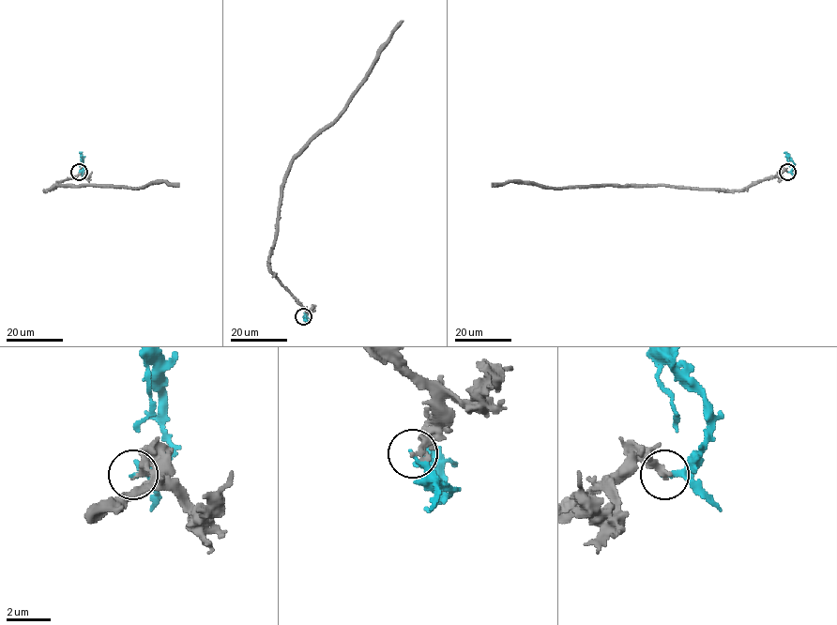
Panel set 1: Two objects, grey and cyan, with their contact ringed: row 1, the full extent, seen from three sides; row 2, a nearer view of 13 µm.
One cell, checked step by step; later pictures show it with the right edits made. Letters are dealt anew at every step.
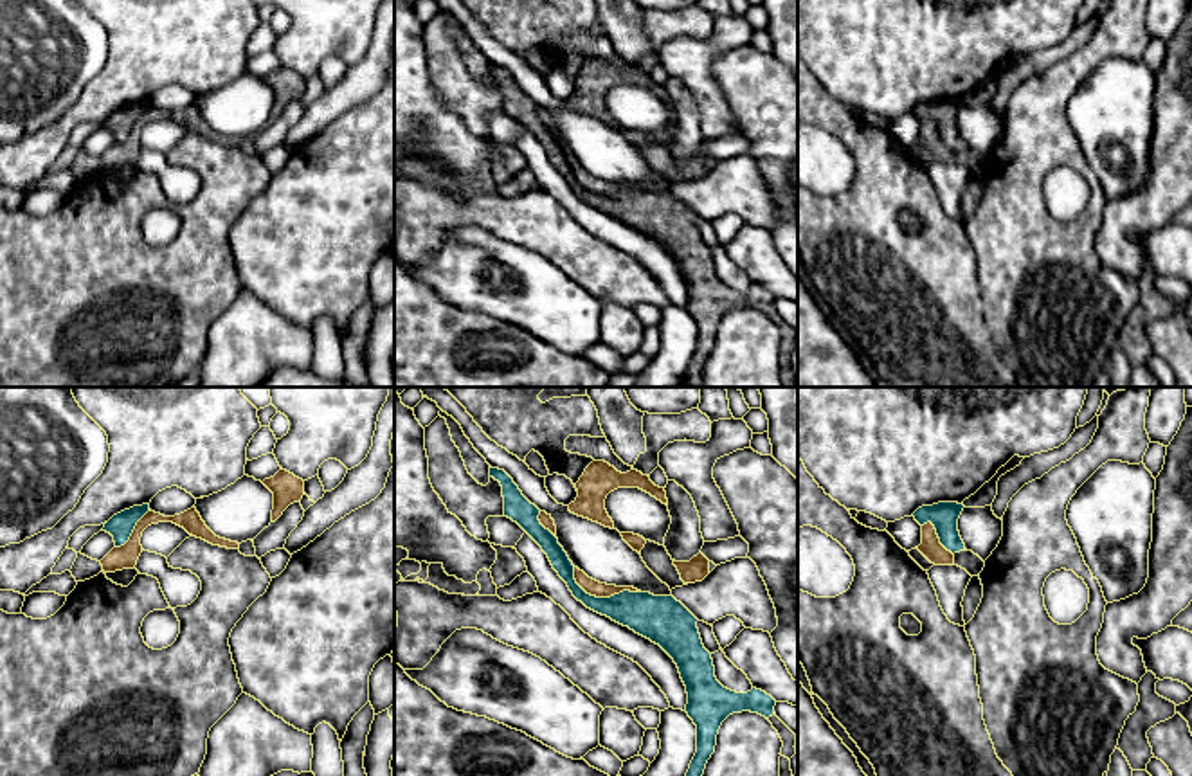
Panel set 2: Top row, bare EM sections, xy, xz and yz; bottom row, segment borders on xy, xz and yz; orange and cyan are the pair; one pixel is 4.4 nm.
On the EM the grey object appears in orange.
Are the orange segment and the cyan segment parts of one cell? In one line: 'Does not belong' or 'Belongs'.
Does not belong

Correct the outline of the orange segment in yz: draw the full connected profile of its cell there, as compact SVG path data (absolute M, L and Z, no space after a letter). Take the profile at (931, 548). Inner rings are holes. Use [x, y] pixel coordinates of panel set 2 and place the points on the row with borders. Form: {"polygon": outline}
{"polygon": "M931 522L922 526L922 544L915 549L918 549L935 565L954 565L954 555L940 544Z"}

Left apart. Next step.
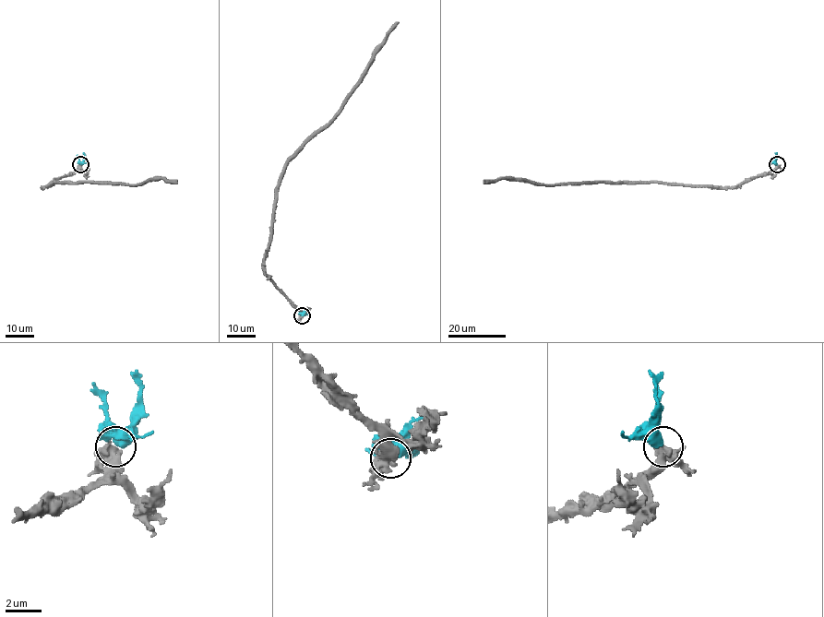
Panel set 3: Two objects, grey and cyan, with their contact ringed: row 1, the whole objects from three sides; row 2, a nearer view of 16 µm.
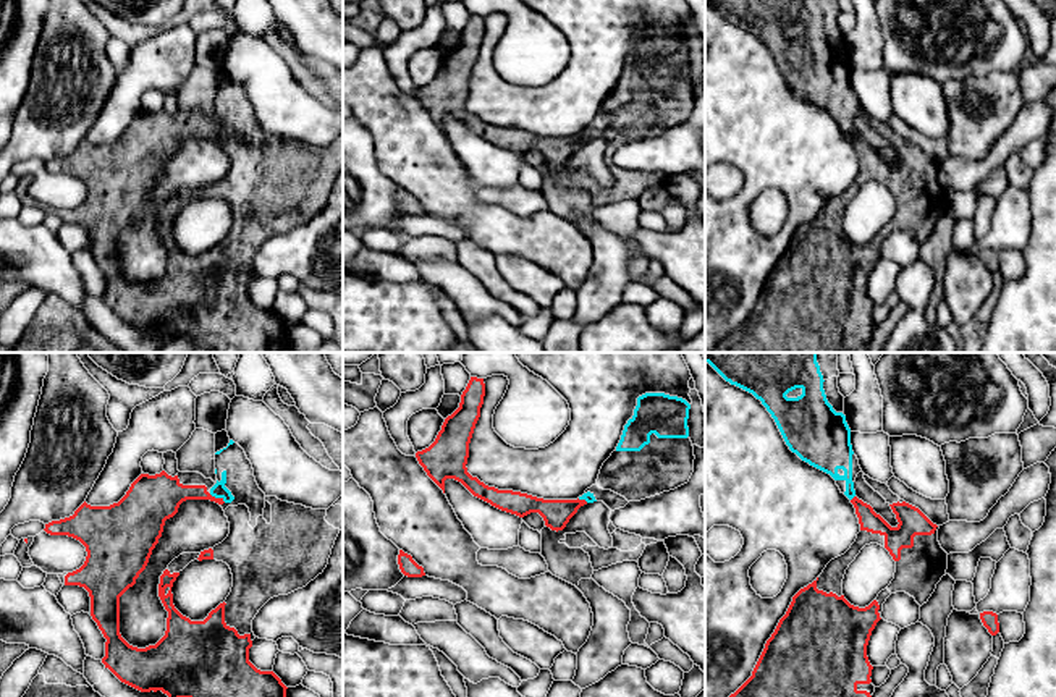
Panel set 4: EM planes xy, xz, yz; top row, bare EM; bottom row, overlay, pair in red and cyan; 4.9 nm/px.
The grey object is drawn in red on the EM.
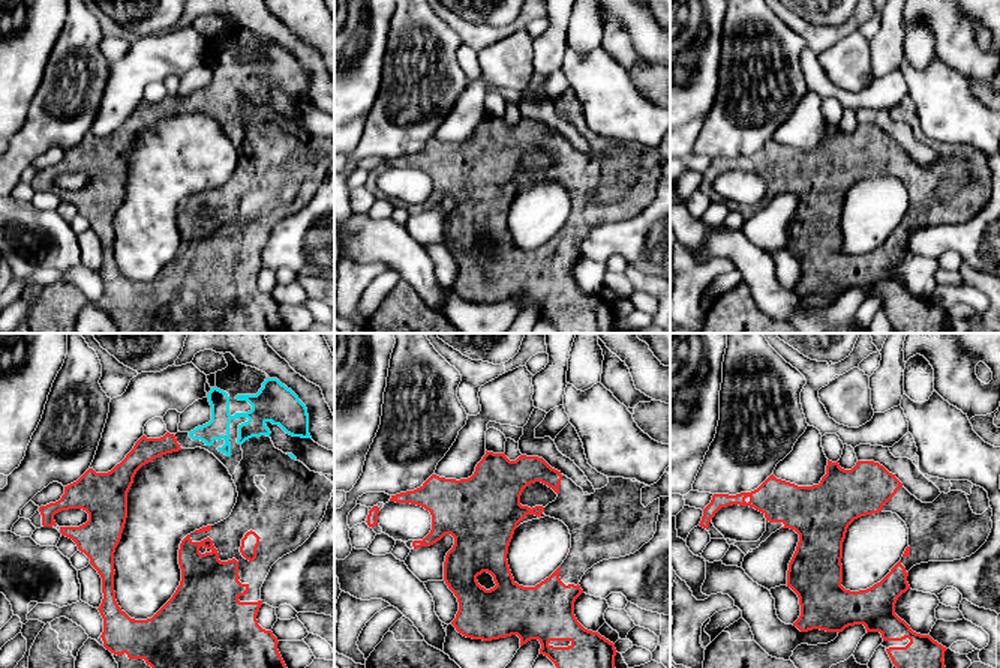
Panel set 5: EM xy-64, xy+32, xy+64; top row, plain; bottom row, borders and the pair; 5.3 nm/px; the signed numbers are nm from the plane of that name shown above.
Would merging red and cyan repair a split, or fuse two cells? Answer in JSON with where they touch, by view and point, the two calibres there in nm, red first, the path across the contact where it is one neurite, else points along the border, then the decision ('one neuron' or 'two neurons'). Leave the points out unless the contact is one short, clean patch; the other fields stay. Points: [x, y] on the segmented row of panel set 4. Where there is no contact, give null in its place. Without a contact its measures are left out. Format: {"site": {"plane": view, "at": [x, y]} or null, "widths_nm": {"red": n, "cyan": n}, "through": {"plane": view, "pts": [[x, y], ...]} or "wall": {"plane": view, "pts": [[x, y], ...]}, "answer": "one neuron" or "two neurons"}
{"site": {"plane": "xy", "at": [217, 498]}, "widths_nm": {"red": 170, "cyan": 80}, "through": {"plane": "xy", "pts": [[167, 494], [202, 494], [217, 498], [219, 490]]}, "answer": "one neuron"}

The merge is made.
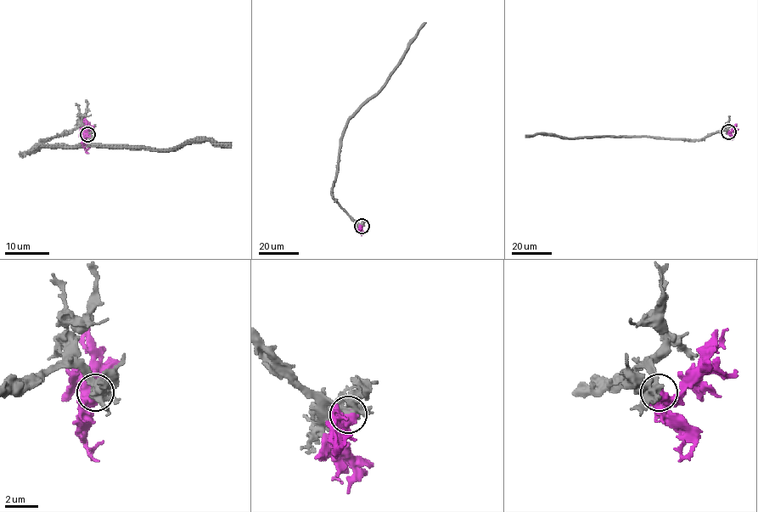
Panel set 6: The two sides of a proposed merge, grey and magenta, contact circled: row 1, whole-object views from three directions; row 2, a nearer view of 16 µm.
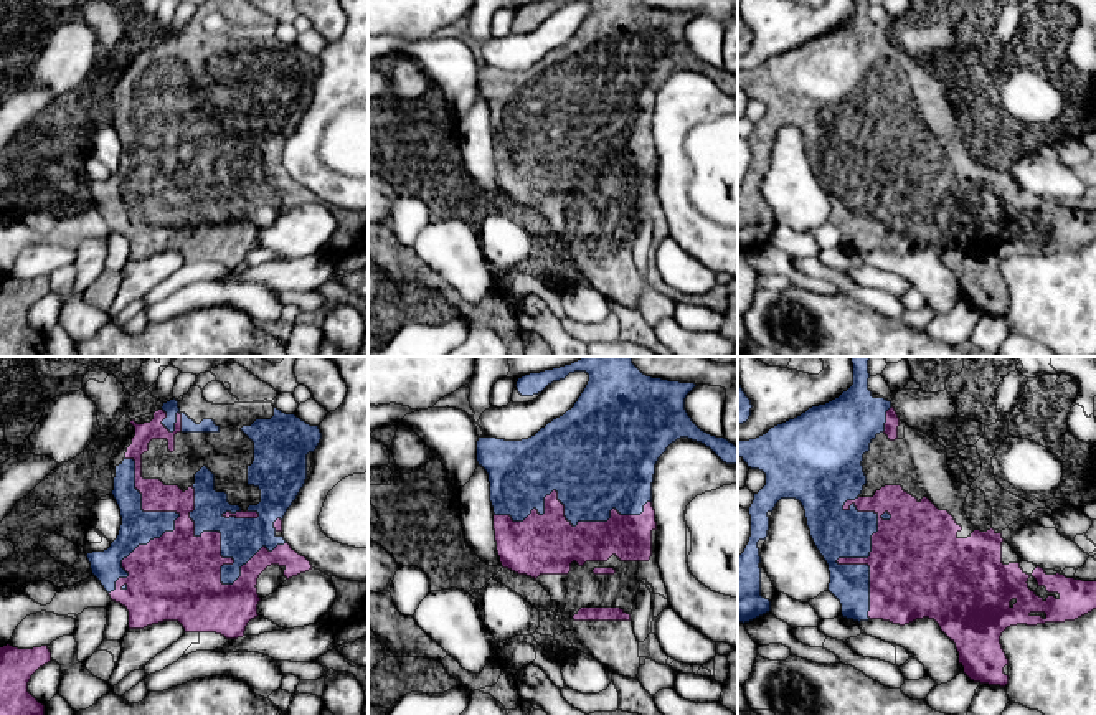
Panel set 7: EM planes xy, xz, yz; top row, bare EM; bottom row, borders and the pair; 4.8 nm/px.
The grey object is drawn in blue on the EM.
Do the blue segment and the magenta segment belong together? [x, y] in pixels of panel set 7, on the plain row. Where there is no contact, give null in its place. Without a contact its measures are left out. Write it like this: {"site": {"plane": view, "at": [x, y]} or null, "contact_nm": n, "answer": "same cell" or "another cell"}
{"site": {"plane": "yz", "at": [845, 187]}, "contact_nm": 600, "answer": "same cell"}

